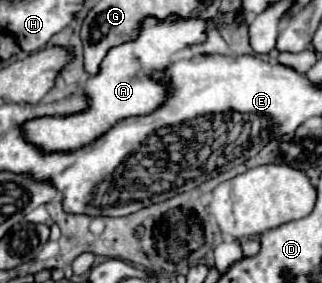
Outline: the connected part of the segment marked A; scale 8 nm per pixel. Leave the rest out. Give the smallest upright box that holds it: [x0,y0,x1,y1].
[24,18,208,152]

